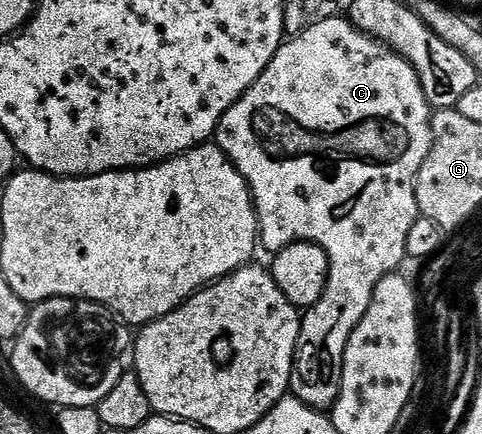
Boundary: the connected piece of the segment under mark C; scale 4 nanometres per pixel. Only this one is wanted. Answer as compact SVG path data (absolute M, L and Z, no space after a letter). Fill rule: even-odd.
M329 16L318 24L310 23L298 36L286 39L275 54L275 58L271 58L267 70L263 70L261 77L245 91L243 98L239 98L239 102L235 102L235 106L231 106L227 114L223 114L215 137L217 147L222 148L229 161L239 170L239 174L243 174L243 178L249 183L253 204L257 207L260 247L270 248L270 253L276 254L281 248L306 240L318 244L329 259L329 281L325 287L325 296L319 298L319 302L315 302L315 306L301 317L297 356L293 360L295 375L289 383L289 392L292 396L299 398L307 407L318 410L332 409L334 402L339 398L343 378L343 354L347 350L347 342L355 326L359 326L363 314L367 314L367 306L371 306L375 286L379 286L383 277L394 275L400 269L397 267L401 263L406 263L407 234L411 234L411 226L415 226L419 215L417 175L433 145L433 112L425 96L419 74L389 45L382 44L366 32L361 32L352 20L341 16Z

